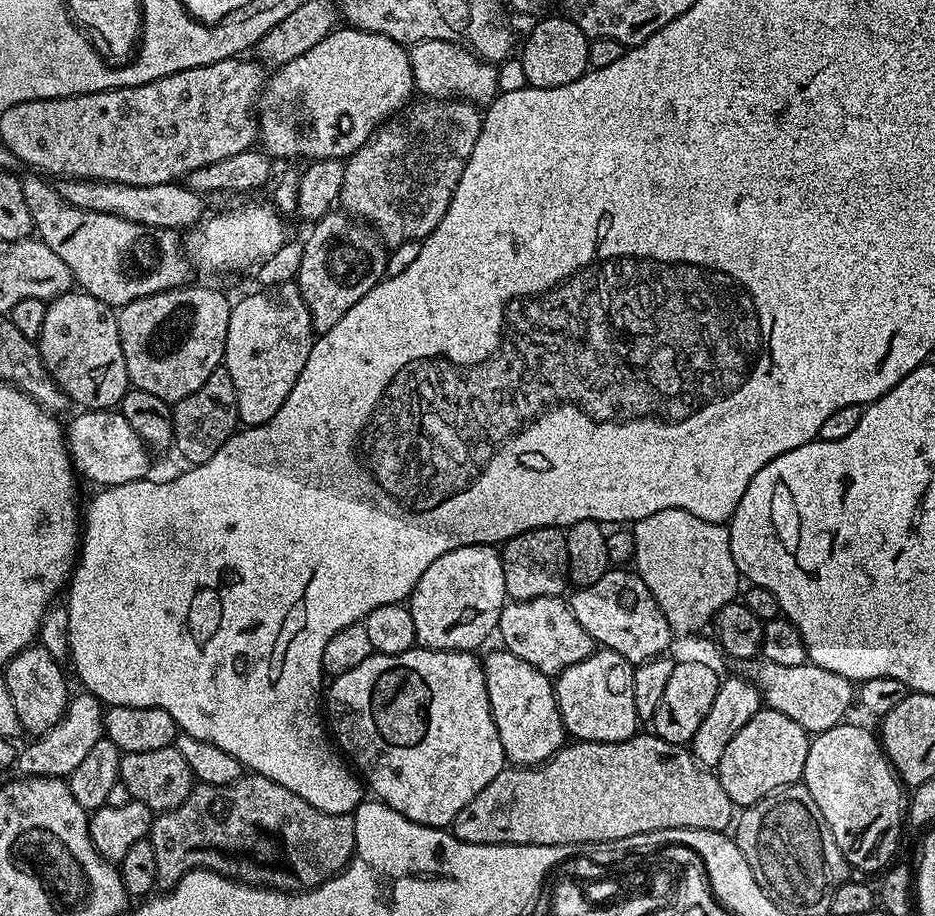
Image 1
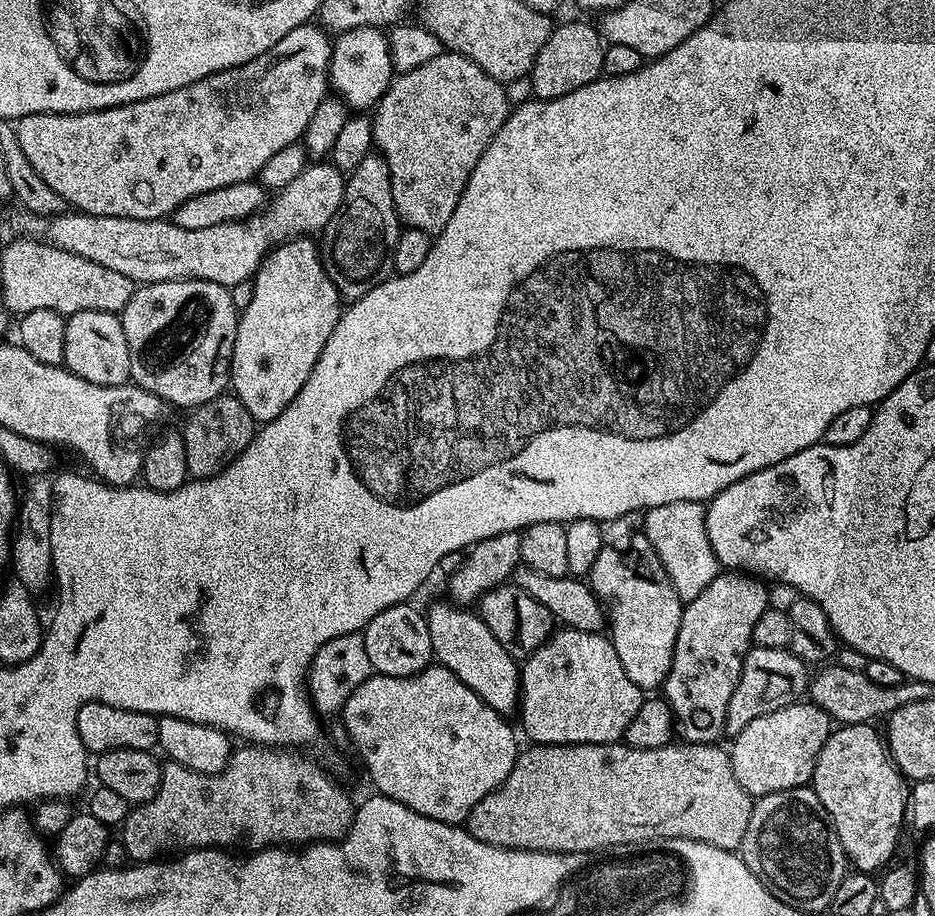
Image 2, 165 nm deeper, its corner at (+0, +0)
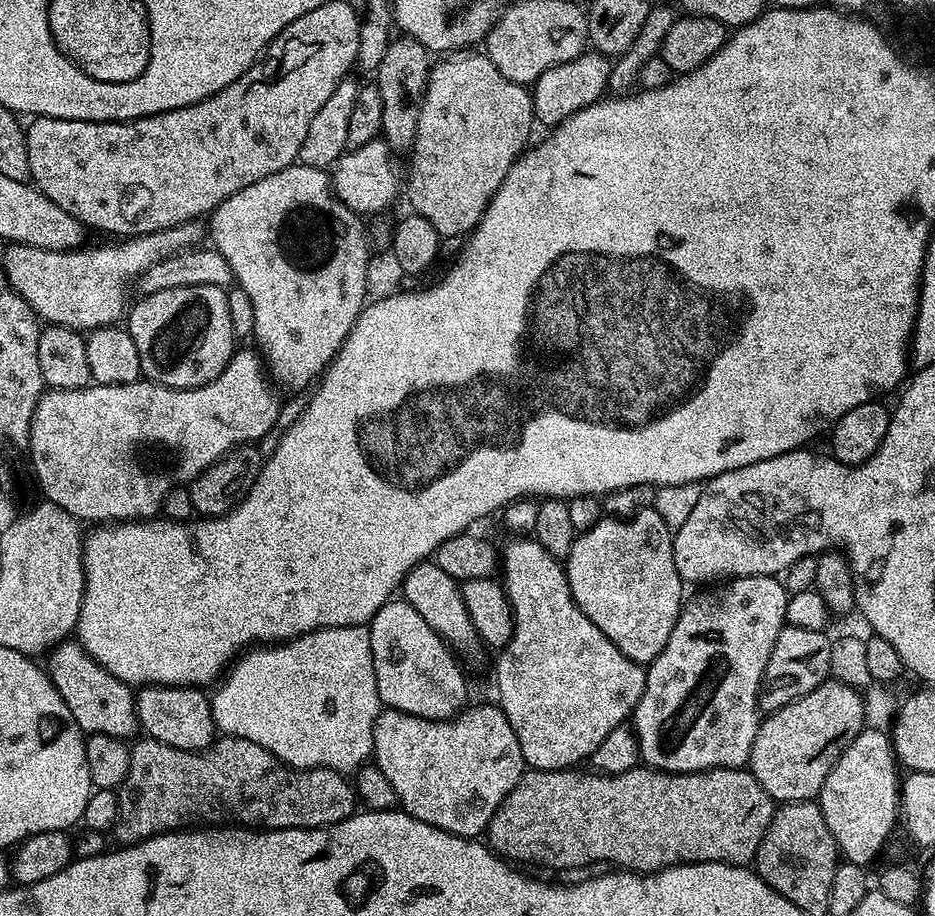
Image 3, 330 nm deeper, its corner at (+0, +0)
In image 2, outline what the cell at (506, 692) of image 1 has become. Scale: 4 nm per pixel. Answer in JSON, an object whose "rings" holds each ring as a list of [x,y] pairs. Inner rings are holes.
{"rings":[[[432,604],[426,608],[435,663],[441,668],[449,668],[495,712],[515,713],[520,702],[520,668],[517,657],[508,653],[502,642],[490,634],[490,626],[486,626],[486,622],[475,611],[448,604]]]}

